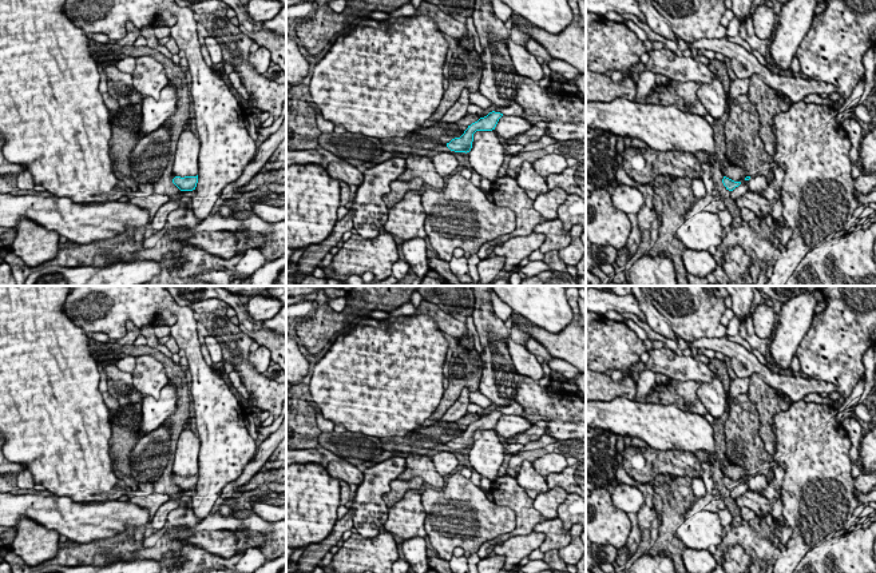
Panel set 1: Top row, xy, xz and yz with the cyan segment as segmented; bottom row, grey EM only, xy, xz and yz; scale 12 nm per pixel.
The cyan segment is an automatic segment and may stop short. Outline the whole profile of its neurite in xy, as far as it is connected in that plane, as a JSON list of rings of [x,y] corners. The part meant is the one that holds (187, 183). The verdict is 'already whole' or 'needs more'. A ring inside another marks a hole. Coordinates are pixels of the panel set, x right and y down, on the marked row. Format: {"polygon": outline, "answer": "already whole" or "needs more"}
{"polygon": [[[198,175],[197,176],[175,176],[173,179],[173,183],[181,190],[181,191],[193,191],[197,187],[198,183]]], "answer": "already whole"}

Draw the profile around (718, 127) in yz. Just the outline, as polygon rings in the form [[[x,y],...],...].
[[[730,107],[726,108],[726,112],[720,118],[714,119],[713,131],[716,142],[716,155],[714,163],[710,168],[714,186],[718,188],[718,192],[725,202],[726,208],[732,214],[733,219],[740,220],[740,208],[736,204],[736,200],[730,198],[730,191],[724,186],[722,179],[724,174],[721,166],[725,160],[725,123],[729,119]]]

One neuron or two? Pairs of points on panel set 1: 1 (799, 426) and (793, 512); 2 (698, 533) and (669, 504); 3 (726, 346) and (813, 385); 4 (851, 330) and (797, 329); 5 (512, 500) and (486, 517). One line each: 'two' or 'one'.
1: one
2: two
3: one
4: two
5: two

